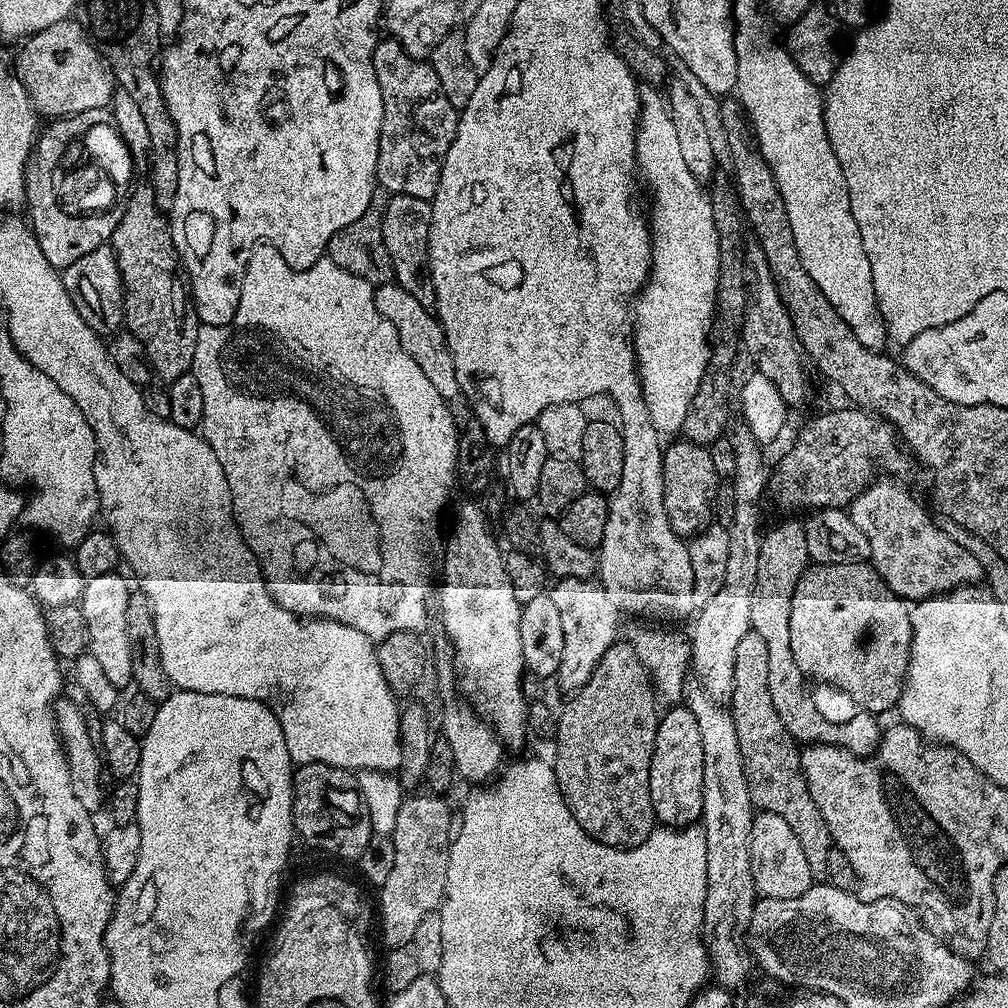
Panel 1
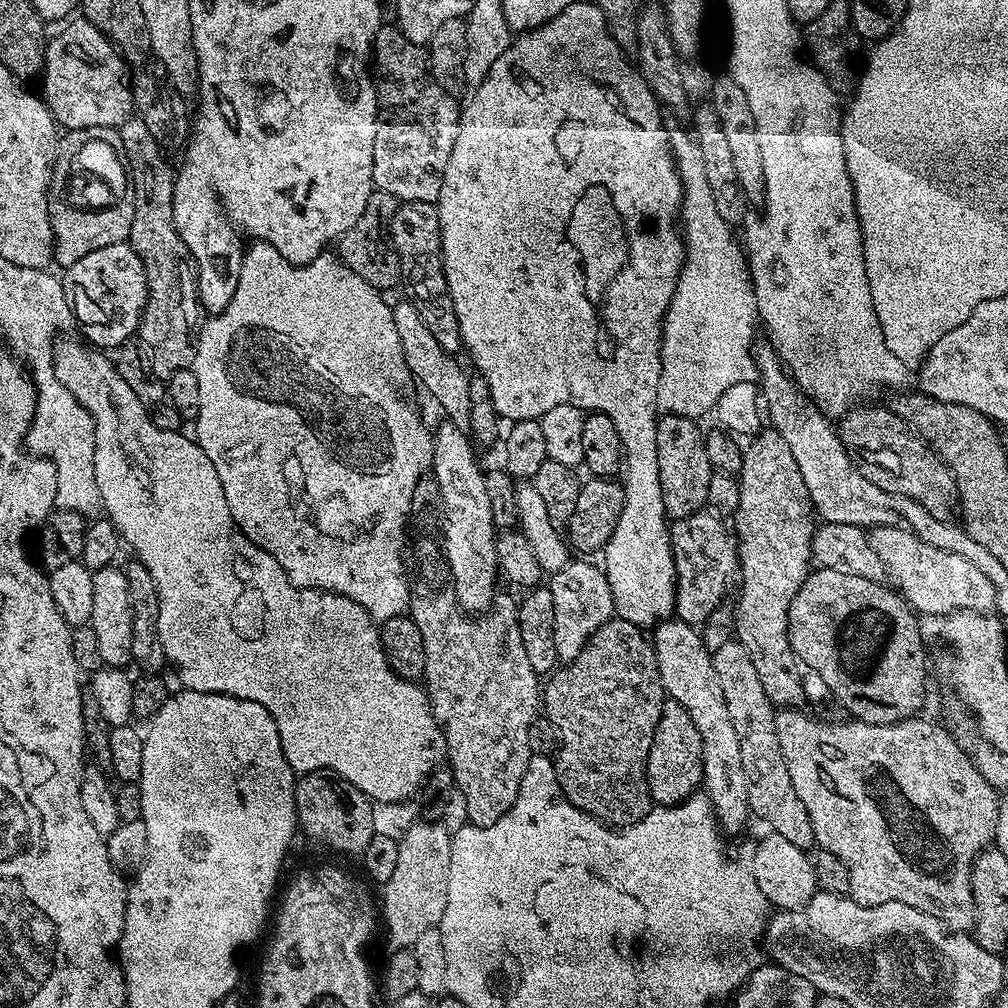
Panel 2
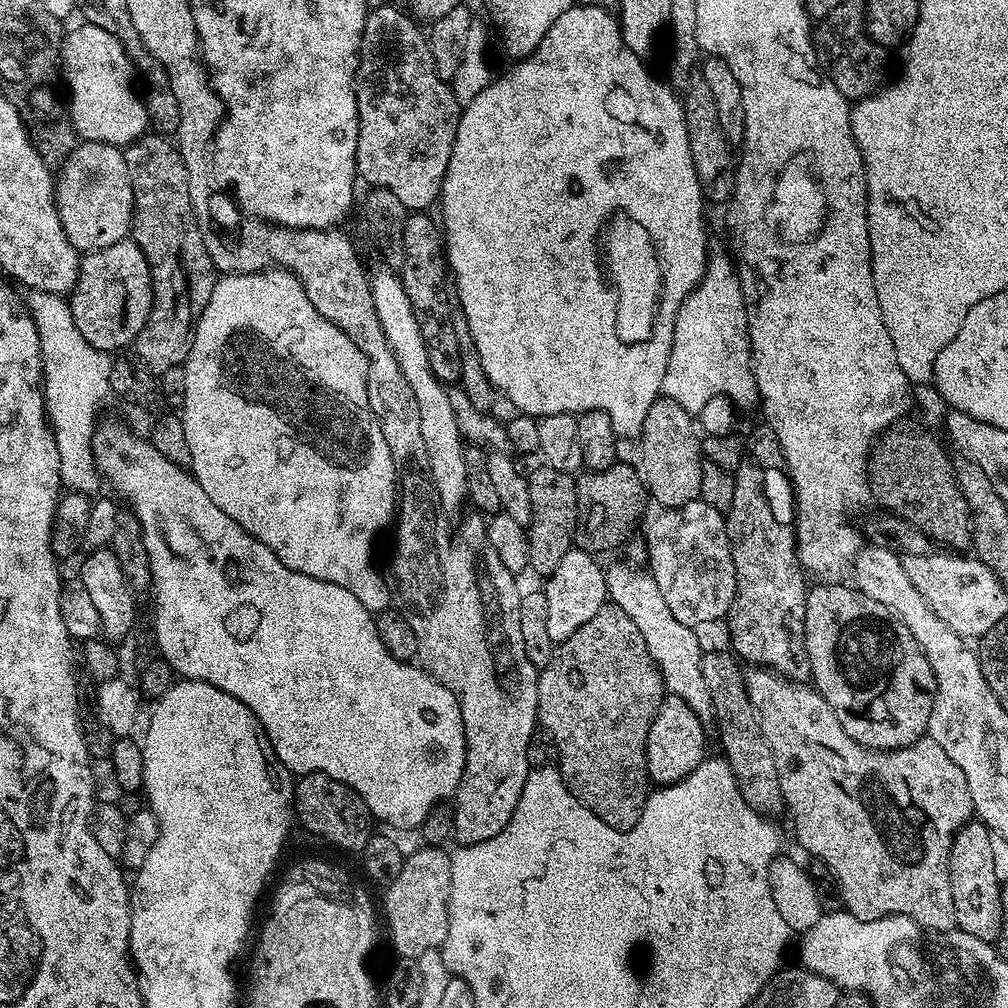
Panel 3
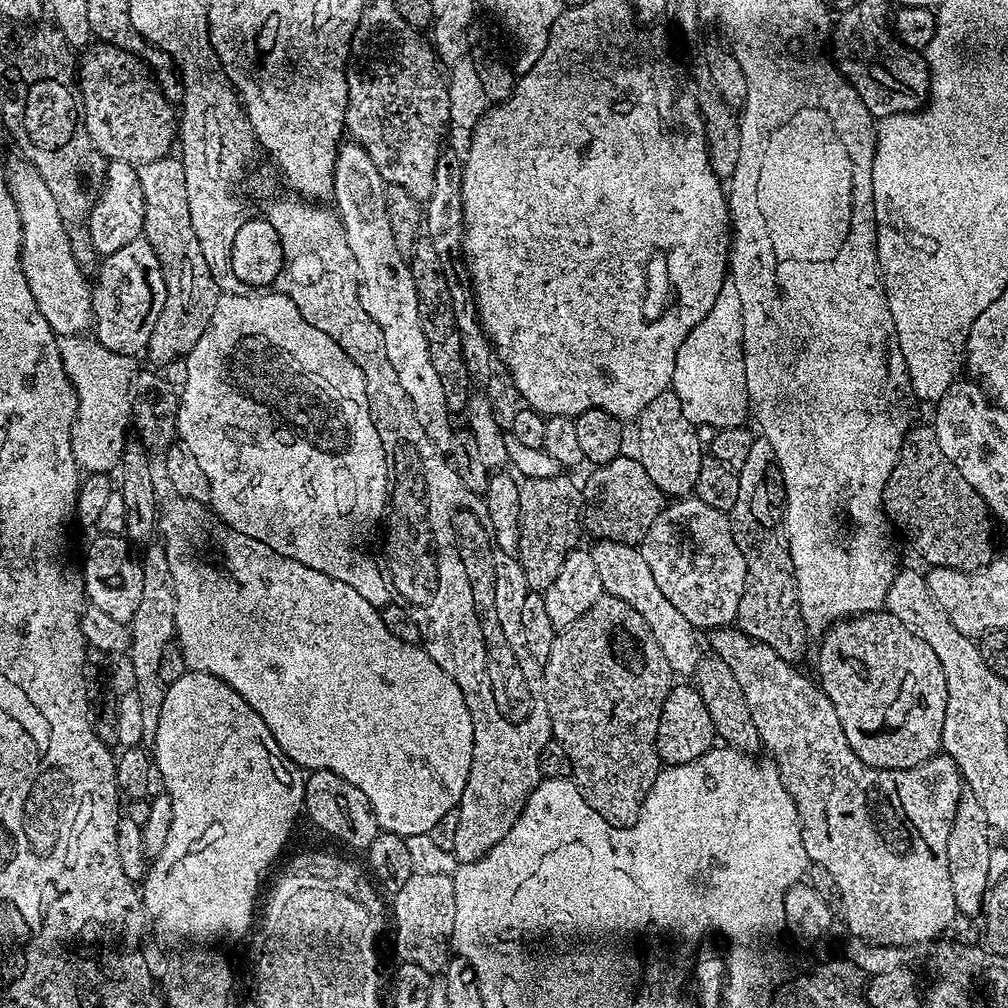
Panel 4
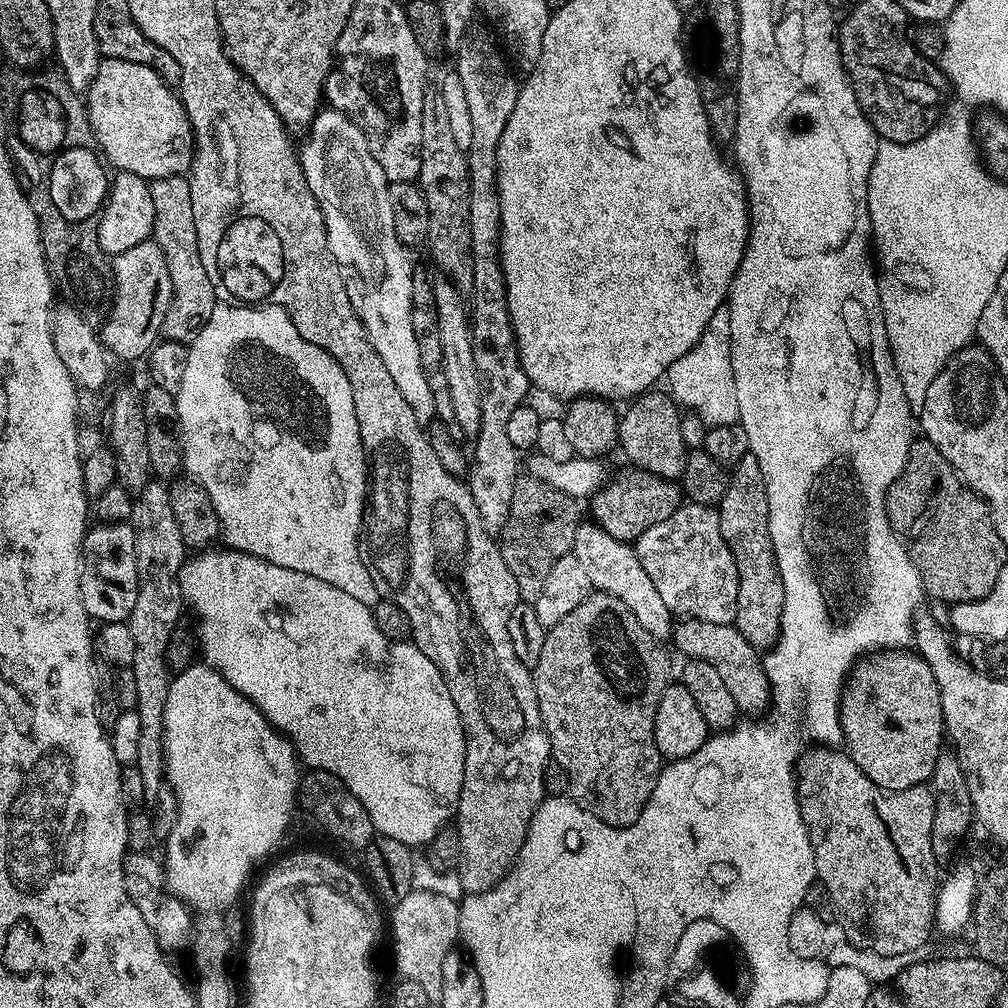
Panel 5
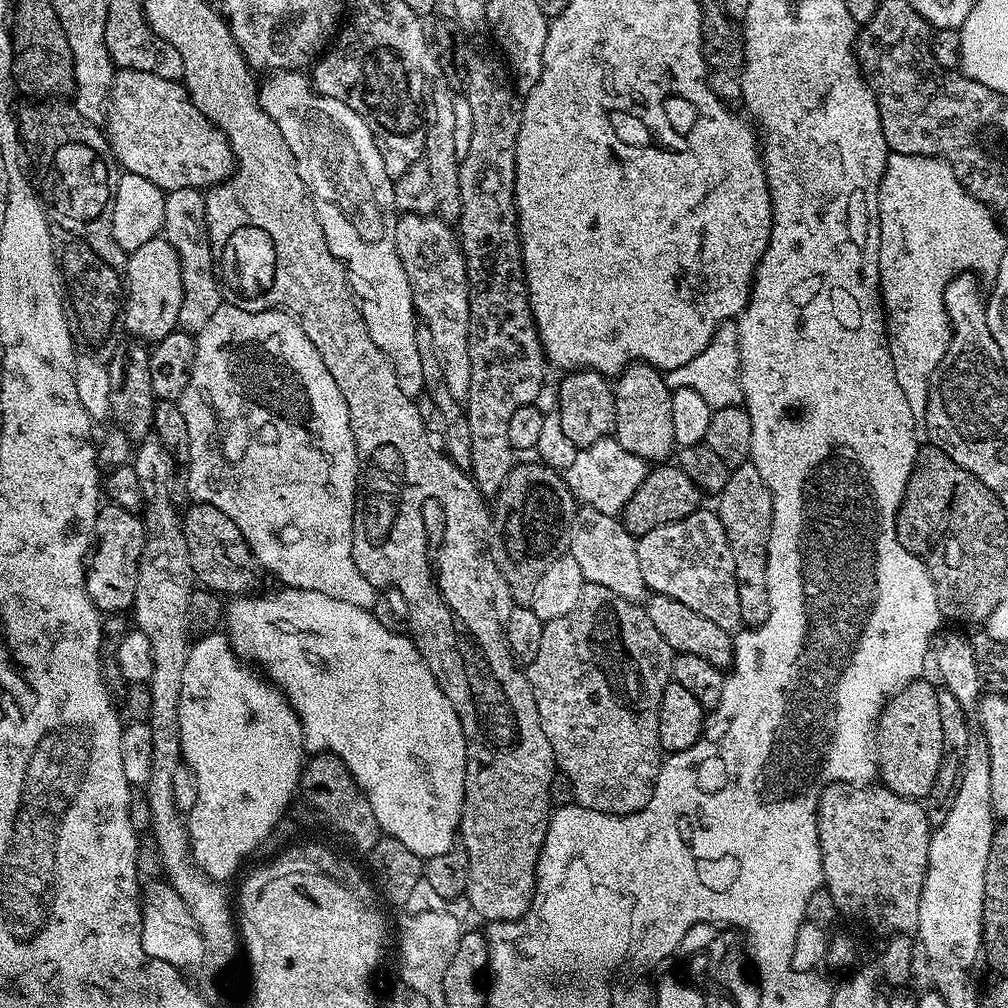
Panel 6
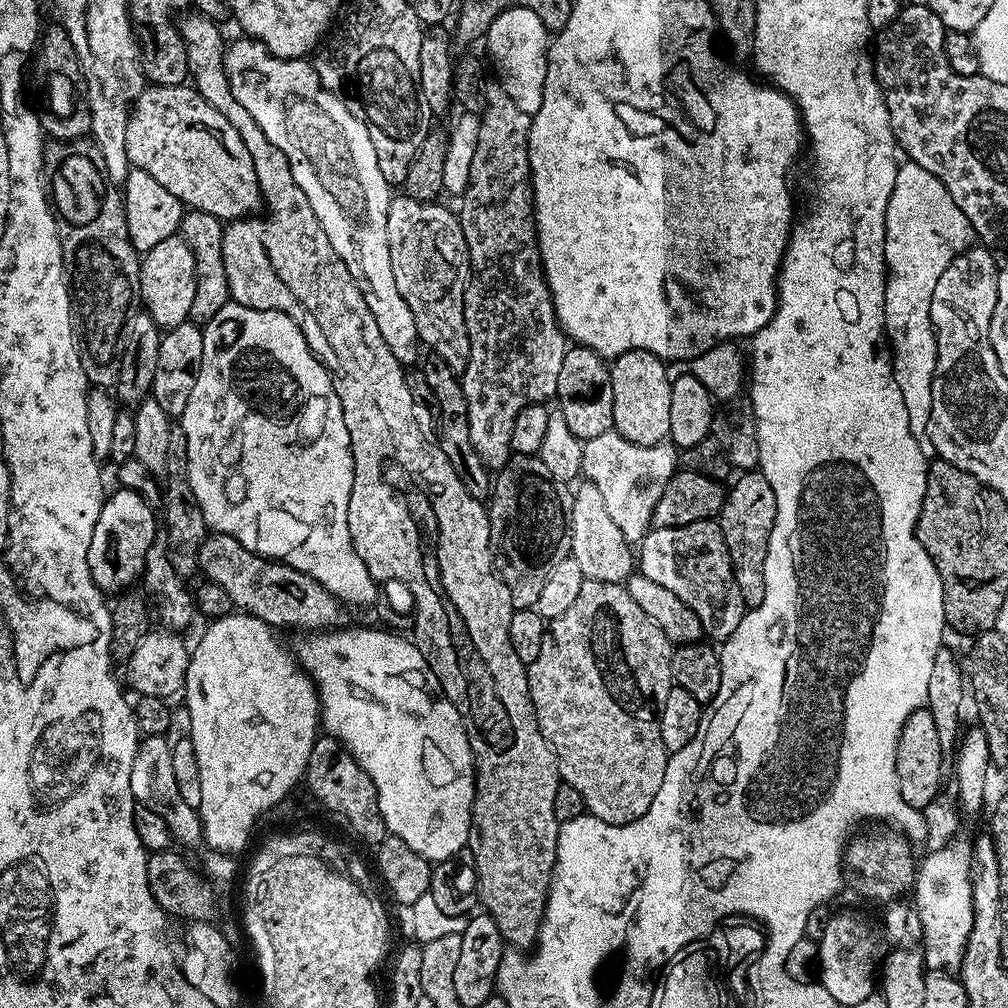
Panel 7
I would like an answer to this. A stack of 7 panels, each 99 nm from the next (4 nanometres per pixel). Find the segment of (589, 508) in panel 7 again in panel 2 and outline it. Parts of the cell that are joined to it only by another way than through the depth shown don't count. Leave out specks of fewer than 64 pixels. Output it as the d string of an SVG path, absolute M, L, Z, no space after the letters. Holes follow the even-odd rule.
M669 618L656 625L654 629L654 647L658 674L662 678L662 686L667 699L676 700L698 730L698 738L702 738L702 762L704 763L703 791L712 803L716 822L721 833L740 832L750 821L748 806L748 787L746 786L746 770L742 770L742 748L738 746L738 734L734 731L734 722L730 719L730 710L726 706L726 698L722 695L722 682L718 682L718 674L712 665L712 652L704 637L693 625L682 622L678 618Z

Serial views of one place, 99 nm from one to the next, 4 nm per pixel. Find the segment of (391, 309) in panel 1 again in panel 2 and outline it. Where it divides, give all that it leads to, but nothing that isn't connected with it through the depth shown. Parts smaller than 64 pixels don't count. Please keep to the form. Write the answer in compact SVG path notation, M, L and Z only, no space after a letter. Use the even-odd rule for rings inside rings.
M407 302L392 304L394 326L398 330L398 342L402 342L402 354L408 367L411 379L417 380L430 395L436 399L436 404L445 412L447 423L468 430L470 412L474 401L472 388L468 385L468 376L457 357L451 352L442 350L438 342L430 335L430 330L422 322L422 317L414 306Z

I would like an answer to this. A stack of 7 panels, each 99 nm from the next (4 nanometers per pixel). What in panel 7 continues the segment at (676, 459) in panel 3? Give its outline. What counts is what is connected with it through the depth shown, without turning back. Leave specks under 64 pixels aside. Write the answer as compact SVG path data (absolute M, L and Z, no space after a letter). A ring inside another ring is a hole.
M630 350L626 354L615 357L611 361L608 373L610 386L614 386L614 418L612 426L626 442L634 442L638 446L652 446L665 443L670 436L670 400L673 377L668 376L669 365L660 357L646 350Z

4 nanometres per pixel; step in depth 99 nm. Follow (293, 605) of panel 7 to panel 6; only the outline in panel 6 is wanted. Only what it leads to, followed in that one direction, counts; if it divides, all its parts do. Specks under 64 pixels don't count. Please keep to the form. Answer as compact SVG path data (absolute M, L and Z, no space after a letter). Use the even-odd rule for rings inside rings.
M192 502L189 505L185 512L183 509L182 523L186 550L190 550L193 577L205 589L217 594L230 592L230 595L237 596L255 593L261 573L258 571L255 558L252 557L252 551L248 548L248 543L244 541L242 530L238 530L238 526L234 526L234 522L226 518L222 510L218 510L218 506L199 502Z

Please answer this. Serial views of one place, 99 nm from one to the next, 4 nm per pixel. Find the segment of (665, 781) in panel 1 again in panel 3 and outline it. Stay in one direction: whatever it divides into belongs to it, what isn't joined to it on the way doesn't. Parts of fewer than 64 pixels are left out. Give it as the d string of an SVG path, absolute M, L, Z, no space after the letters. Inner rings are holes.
M665 695L658 706L658 714L654 714L646 742L649 781L656 786L667 786L689 776L706 759L704 732L706 725L700 721L698 714L694 714L694 710L690 710L690 706L686 706L686 702L682 702L682 698Z

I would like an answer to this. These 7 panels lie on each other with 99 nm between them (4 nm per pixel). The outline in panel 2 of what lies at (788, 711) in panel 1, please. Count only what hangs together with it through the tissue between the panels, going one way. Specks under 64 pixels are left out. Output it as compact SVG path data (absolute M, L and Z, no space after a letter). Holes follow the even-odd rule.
M771 426L761 427L747 442L749 444L744 448L744 465L738 477L740 497L734 517L738 584L740 580L740 597L736 600L736 608L734 607L734 636L750 653L768 701L780 710L796 710L803 705L800 703L804 700L804 680L800 677L801 665L790 646L788 611L794 594L798 594L802 582L813 567L812 534L818 524L814 519L814 509L802 473L798 470L797 462L794 462L789 445L778 430Z

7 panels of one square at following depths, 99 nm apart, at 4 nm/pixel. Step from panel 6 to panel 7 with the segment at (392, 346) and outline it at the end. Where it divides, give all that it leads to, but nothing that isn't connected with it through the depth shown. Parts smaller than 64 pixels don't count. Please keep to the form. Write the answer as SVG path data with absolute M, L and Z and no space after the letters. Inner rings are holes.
M239 39L233 44L231 41L224 49L224 69L234 98L250 114L250 118L258 122L262 134L266 134L266 138L270 138L270 142L274 142L274 146L278 146L278 150L282 150L288 159L294 182L302 186L302 194L306 194L314 210L314 218L318 218L322 230L326 230L330 246L334 246L338 258L346 262L346 270L350 270L356 279L370 314L374 314L374 322L378 322L382 339L386 346L390 346L390 354L394 354L402 365L415 365L418 337L414 314L410 314L410 306L406 306L406 298L402 298L394 282L394 270L390 266L390 242L386 242L386 214L390 210L394 188L386 182L386 178L382 178L378 154L374 154L374 142L370 142L370 130L366 130L364 123L346 110L337 96L322 86L315 67L307 59L284 60L257 40Z

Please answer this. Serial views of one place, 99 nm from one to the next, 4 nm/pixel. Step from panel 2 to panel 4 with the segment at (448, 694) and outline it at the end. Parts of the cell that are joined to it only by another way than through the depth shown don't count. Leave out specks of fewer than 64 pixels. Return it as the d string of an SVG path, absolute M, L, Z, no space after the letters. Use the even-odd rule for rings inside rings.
M432 492L432 520L462 522L468 532L460 536L436 536L436 548L440 548L440 596L436 596L436 604L428 608L424 628L420 632L424 651L438 662L438 666L442 666L458 690L462 690L462 698L470 710L474 726L470 774L466 778L466 790L462 790L457 830L450 849L460 864L482 858L495 844L502 842L502 838L506 838L510 826L514 826L518 814L522 814L526 798L542 779L540 751L552 740L552 723L543 695L532 693L532 684L508 641L506 620L496 620L496 600L492 600L492 564L488 564L488 547L493 541L487 531L476 532L480 524L472 513L471 499L473 497L465 493ZM432 616L444 616L452 628L436 628L436 624L432 624Z

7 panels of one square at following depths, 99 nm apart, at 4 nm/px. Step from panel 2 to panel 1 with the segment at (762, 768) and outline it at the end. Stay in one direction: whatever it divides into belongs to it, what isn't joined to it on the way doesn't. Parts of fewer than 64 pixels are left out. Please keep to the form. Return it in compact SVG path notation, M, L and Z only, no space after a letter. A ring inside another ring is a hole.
M751 630L744 635L742 642L738 642L738 654L734 654L730 711L734 730L738 730L738 746L742 746L744 773L753 805L761 812L773 812L786 818L790 830L794 830L794 838L798 838L802 845L802 854L806 854L806 866L810 866L813 881L827 881L832 852L834 856L832 835L818 806L814 806L814 798L810 798L806 778L800 769L798 741L788 733L786 726L782 726L782 718L778 718L778 710L774 710L768 681L766 642Z

